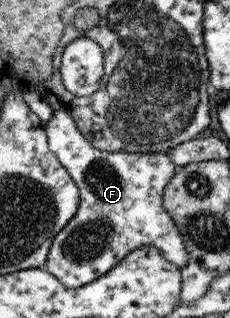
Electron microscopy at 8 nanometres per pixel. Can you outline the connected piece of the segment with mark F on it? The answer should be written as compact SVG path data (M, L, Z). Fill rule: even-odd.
M63 110L53 112L45 130L48 148L67 170L79 192L79 209L76 216L53 238L44 265L47 271L56 276L66 288L77 289L97 281L97 278L107 274L119 261L141 246L155 246L157 250L161 250L165 260L173 262L179 269L187 266L189 253L183 244L179 229L163 207L165 186L169 185L177 170L168 153L128 154L99 151L81 134L73 117Z

